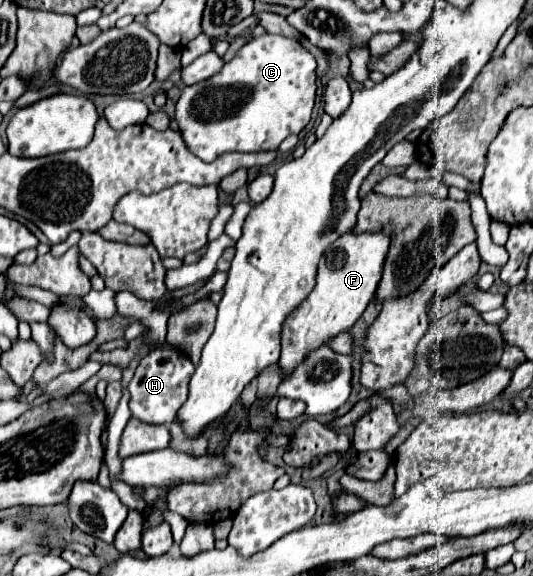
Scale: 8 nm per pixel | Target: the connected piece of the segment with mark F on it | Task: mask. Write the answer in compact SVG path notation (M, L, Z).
M385 225L377 233L349 231L347 235L341 235L331 247L327 247L325 255L319 261L317 279L311 295L307 295L307 301L295 307L295 311L291 311L291 315L287 315L283 323L279 365L285 377L305 359L309 351L325 345L325 341L335 337L337 333L349 331L351 325L361 317L369 301L375 297L377 285L381 281L391 233L391 225Z

